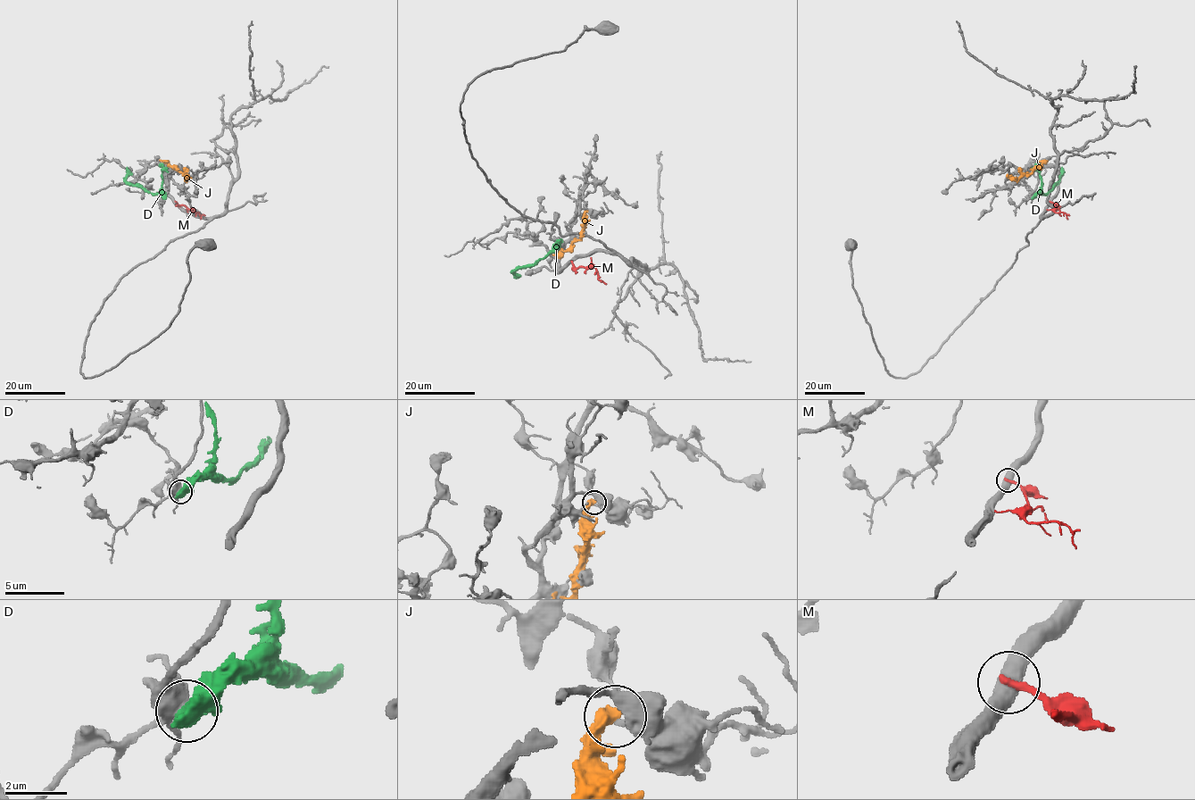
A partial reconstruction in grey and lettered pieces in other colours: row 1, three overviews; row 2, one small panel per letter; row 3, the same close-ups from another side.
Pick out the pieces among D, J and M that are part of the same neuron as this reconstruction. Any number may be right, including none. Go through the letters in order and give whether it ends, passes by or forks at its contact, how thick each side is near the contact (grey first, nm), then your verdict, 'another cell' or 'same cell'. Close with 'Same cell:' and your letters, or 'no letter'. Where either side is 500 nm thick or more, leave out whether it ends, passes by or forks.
D: 500/600 nm | another cell
J: 280/500 nm | another cell
M: 550/240 nm | another cell
Same cell: no letter

